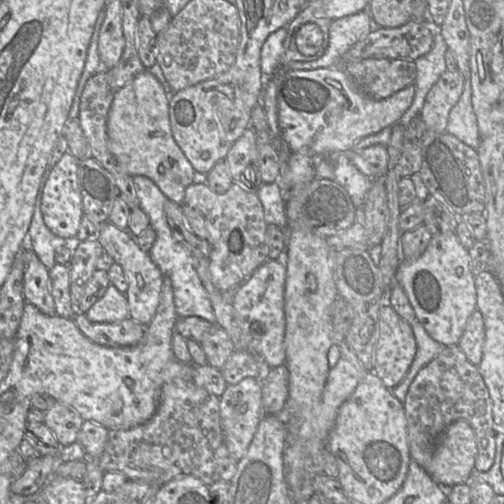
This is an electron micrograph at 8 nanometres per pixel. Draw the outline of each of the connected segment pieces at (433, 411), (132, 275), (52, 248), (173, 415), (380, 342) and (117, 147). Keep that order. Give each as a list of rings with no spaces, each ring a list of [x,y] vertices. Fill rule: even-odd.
[[[458,345],[445,346],[438,356],[419,370],[409,386],[403,406],[410,458],[424,470],[428,470],[439,437],[455,420],[465,420],[475,432],[475,468],[482,472],[491,468],[496,452],[491,399],[478,367],[469,362]]]
[[[107,221],[100,225],[96,238],[113,260],[123,269],[128,283],[128,290],[125,295],[128,302],[129,317],[140,324],[148,325],[155,316],[160,302],[164,276],[152,261],[149,253],[141,250],[128,231],[120,229]]]
[[[39,186],[31,219],[27,245],[50,270],[56,264],[55,253],[58,247],[72,246],[73,239],[64,239],[53,234],[45,225],[41,212],[43,186]]]
[[[174,378],[172,379],[172,381],[163,384],[157,410],[150,420],[130,429],[109,430],[107,441],[101,455],[99,457],[88,457],[88,459],[94,459],[96,465],[103,472],[120,471],[121,473],[126,475],[128,479],[144,480],[145,482],[153,482],[161,486],[181,474],[193,475],[200,479],[207,486],[210,486],[220,480],[229,482],[236,473],[239,460],[233,457],[226,447],[225,438],[221,426],[219,402],[220,398],[218,396],[209,393],[207,390],[201,387],[198,387],[194,382],[187,381],[181,378]]]
[[[389,303],[379,309],[379,333],[373,352],[373,371],[388,389],[407,374],[416,354],[412,327]]]
[[[148,69],[115,93],[108,113],[107,136],[110,151],[128,173],[150,178],[169,200],[182,203],[195,170],[173,138],[169,96]]]

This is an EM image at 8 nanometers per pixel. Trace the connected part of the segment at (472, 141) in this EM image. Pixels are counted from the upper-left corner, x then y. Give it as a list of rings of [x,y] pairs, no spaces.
[[[469,77],[464,78],[462,95],[450,110],[446,131],[475,150],[480,145],[477,117],[472,106],[472,86]]]

